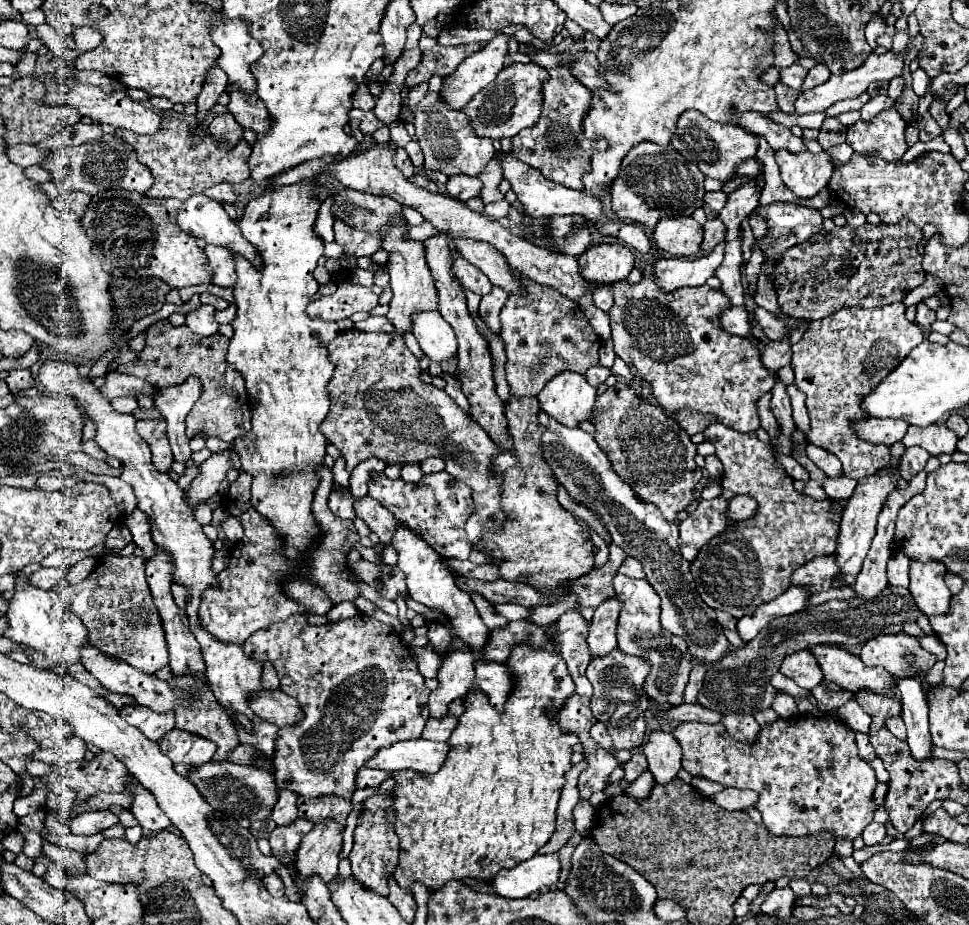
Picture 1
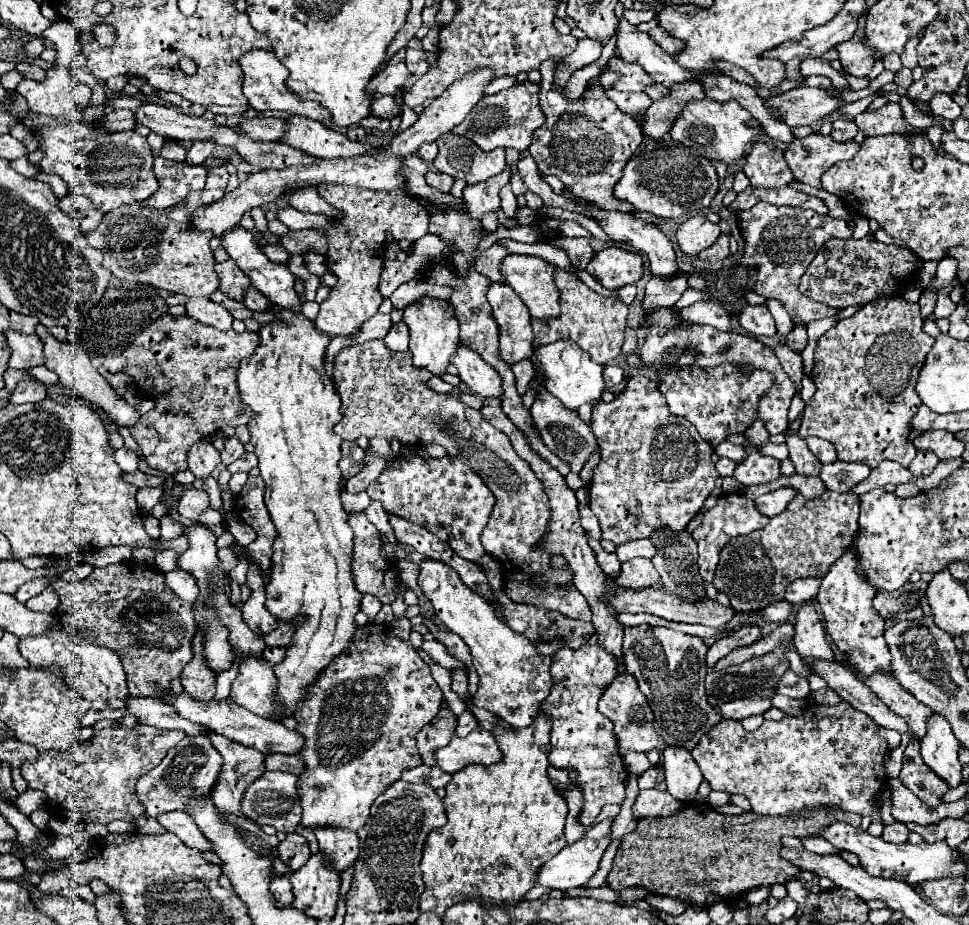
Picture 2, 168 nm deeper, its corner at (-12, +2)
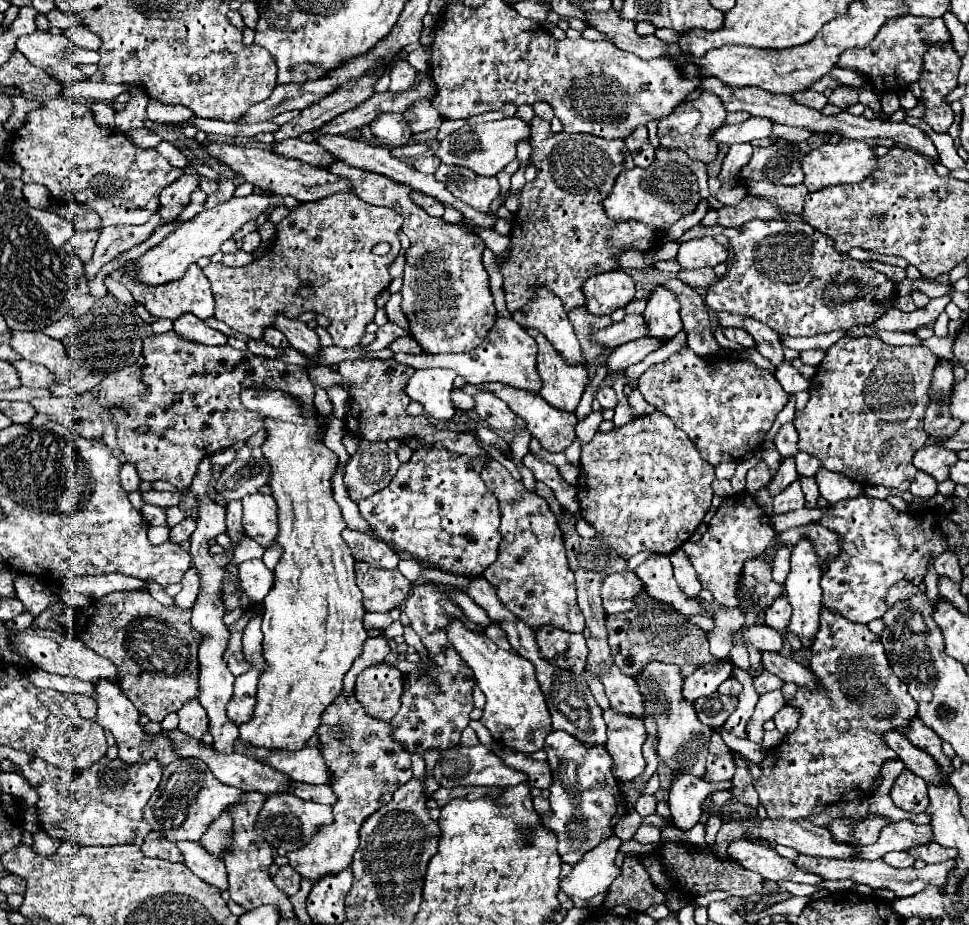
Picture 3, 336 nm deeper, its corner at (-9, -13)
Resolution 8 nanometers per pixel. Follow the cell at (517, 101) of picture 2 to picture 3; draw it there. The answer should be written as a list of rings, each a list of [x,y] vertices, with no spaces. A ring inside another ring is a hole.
[[[508,117],[492,123],[480,123],[476,127],[460,127],[440,141],[438,151],[442,163],[446,165],[460,165],[472,169],[478,175],[496,175],[512,159],[516,159],[516,143],[526,135],[530,135],[530,127],[518,117]]]

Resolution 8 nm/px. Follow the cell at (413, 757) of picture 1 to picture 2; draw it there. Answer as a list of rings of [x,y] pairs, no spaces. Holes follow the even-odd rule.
[[[475,728],[469,736],[453,736],[443,748],[437,748],[437,766],[443,772],[457,772],[469,764],[495,764],[501,760],[501,752],[495,738],[481,728]]]

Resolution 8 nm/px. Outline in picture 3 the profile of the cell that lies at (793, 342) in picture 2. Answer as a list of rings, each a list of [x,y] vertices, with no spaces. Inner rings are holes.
[[[804,351],[804,353],[800,353],[800,359],[804,365],[816,367],[820,363],[820,359],[824,359],[824,355],[826,355],[826,351]]]

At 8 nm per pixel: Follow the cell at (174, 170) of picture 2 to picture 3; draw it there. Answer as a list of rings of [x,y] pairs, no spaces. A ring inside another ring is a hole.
[[[152,215],[148,223],[140,225],[140,227],[128,227],[128,225],[110,225],[110,227],[104,227],[100,231],[100,239],[96,243],[96,249],[94,249],[94,257],[90,259],[90,263],[84,265],[84,271],[86,271],[86,279],[88,281],[94,281],[96,273],[106,265],[110,263],[116,255],[128,251],[130,247],[146,241],[154,229],[158,227],[160,223],[160,217],[158,215]]]

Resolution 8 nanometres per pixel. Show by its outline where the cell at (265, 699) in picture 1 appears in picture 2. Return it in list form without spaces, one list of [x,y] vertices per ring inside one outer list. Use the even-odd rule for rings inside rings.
[[[245,658],[239,664],[239,676],[231,684],[233,700],[263,718],[273,718],[277,712],[277,700],[273,700],[273,688],[277,688],[277,676],[265,660]]]

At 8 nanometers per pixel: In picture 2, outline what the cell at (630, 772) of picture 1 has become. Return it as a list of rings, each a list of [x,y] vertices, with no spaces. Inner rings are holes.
[[[655,764],[651,768],[647,768],[641,776],[639,776],[639,788],[655,788],[659,782],[665,780],[665,774],[663,774],[663,768],[661,764]]]

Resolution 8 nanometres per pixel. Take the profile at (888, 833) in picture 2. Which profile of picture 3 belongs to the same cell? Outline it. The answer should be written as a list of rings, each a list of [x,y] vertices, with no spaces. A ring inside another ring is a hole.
[[[892,851],[892,853],[886,853],[886,855],[884,855],[884,861],[886,861],[888,865],[900,867],[900,869],[914,865],[914,857],[908,855],[906,851]]]

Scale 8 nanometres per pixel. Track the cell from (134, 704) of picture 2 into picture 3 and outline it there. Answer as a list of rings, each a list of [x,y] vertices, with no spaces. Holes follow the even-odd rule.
[[[176,729],[176,731],[170,731],[170,733],[166,733],[166,735],[174,741],[174,745],[178,747],[178,753],[180,753],[182,757],[202,759],[202,761],[210,767],[210,771],[212,771],[222,783],[226,783],[226,785],[238,787],[238,789],[242,789],[242,791],[258,791],[258,793],[262,793],[262,795],[288,793],[288,789],[290,789],[290,785],[292,785],[292,781],[290,781],[286,775],[274,771],[274,767],[270,769],[268,765],[256,763],[254,759],[250,759],[250,757],[246,757],[246,755],[240,755],[240,753],[232,753],[232,755],[216,753],[216,751],[212,749],[212,745],[202,745],[202,741],[192,739],[192,737],[184,735],[184,733],[178,731],[178,729]]]

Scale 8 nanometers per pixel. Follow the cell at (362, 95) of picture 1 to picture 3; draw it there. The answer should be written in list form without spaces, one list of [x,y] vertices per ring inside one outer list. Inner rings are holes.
[[[390,113],[380,115],[374,123],[370,123],[370,129],[376,135],[376,139],[386,147],[408,145],[414,135],[402,115],[390,115]]]

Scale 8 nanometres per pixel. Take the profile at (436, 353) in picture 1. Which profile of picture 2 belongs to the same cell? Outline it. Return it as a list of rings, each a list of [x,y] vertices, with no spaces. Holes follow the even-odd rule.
[[[457,344],[457,356],[453,356],[451,364],[457,368],[459,378],[475,394],[485,398],[501,398],[501,376],[467,344]]]

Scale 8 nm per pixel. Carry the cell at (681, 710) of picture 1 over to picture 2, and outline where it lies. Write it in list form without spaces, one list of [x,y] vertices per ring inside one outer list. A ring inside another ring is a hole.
[[[741,698],[733,702],[721,704],[721,708],[715,708],[721,712],[723,718],[733,718],[733,720],[743,720],[753,714],[763,714],[771,706],[771,700],[753,700],[753,698]]]

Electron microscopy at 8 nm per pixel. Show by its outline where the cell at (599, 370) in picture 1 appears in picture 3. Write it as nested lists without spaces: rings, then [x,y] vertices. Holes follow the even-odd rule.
[[[602,387],[602,389],[598,391],[596,399],[598,399],[598,403],[602,405],[602,409],[614,409],[614,407],[616,407],[616,403],[618,403],[616,393],[614,393],[614,389],[612,389],[612,387]]]

